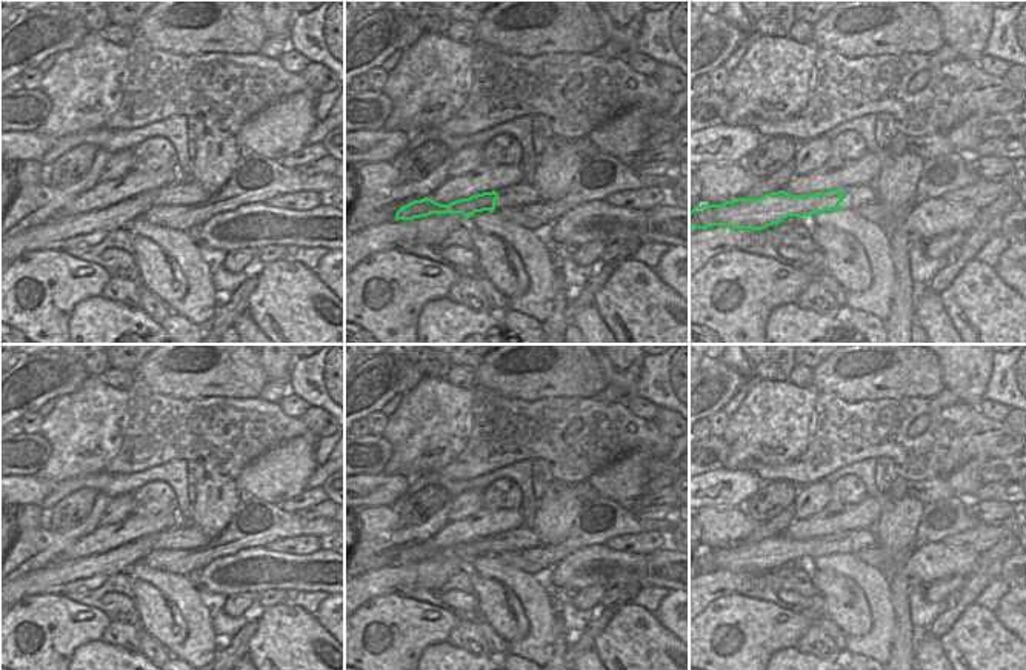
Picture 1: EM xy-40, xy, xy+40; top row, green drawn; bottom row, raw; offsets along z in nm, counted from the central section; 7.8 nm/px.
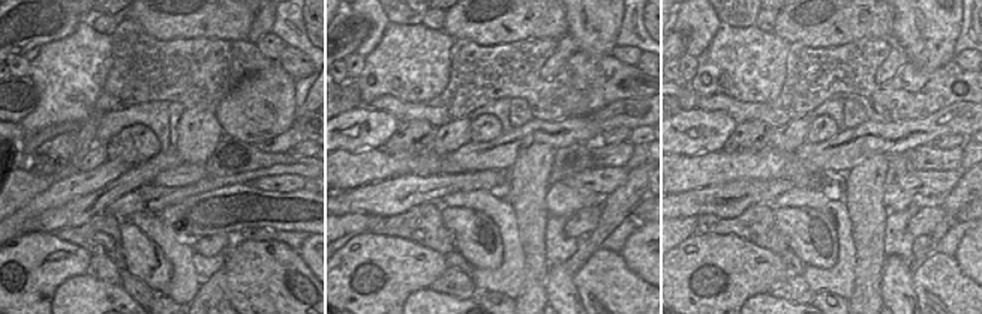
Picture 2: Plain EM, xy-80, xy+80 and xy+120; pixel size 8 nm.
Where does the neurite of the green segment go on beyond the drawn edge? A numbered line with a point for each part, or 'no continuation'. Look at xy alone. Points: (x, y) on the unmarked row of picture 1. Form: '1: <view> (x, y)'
1: xy (517, 538)

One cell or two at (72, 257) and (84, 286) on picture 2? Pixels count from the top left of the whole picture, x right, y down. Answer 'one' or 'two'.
two

